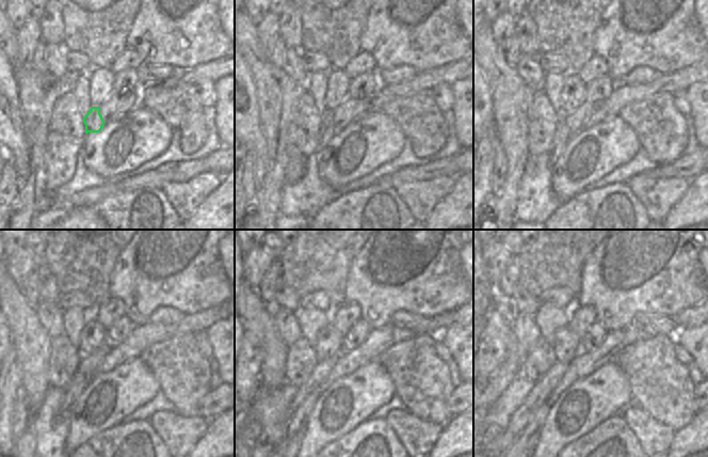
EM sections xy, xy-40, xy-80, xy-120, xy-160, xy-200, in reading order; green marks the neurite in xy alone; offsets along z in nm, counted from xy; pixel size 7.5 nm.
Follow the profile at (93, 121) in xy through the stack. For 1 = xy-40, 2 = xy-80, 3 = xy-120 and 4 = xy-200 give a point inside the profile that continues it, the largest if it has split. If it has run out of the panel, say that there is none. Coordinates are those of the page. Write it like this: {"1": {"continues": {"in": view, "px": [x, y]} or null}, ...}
{"1": {"continues": {"in": "xy-40", "px": [327, 130]}}, "2": {"continues": {"in": "xy-80", "px": [563, 135]}}, "3": {"continues": {"in": "xy-120", "px": [80, 381]}}, "4": {"continues": {"in": "xy-200", "px": [523, 446]}}}

